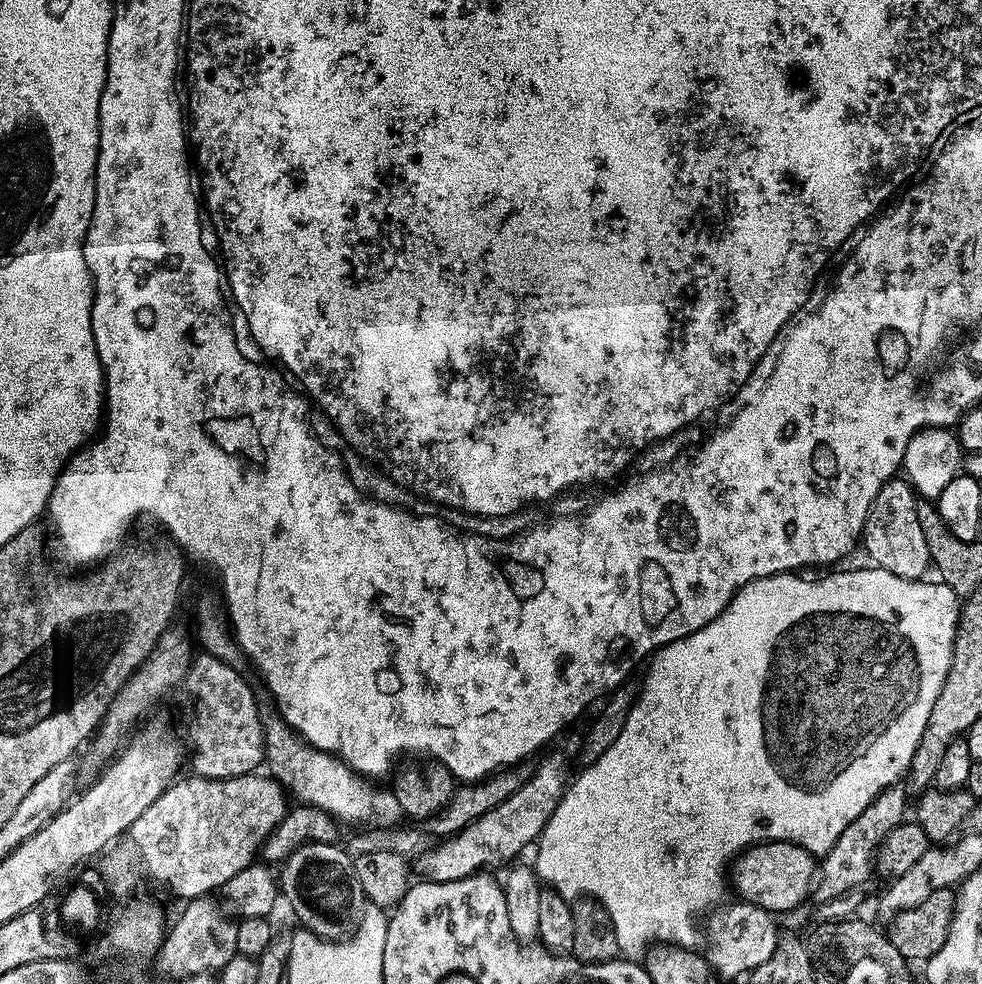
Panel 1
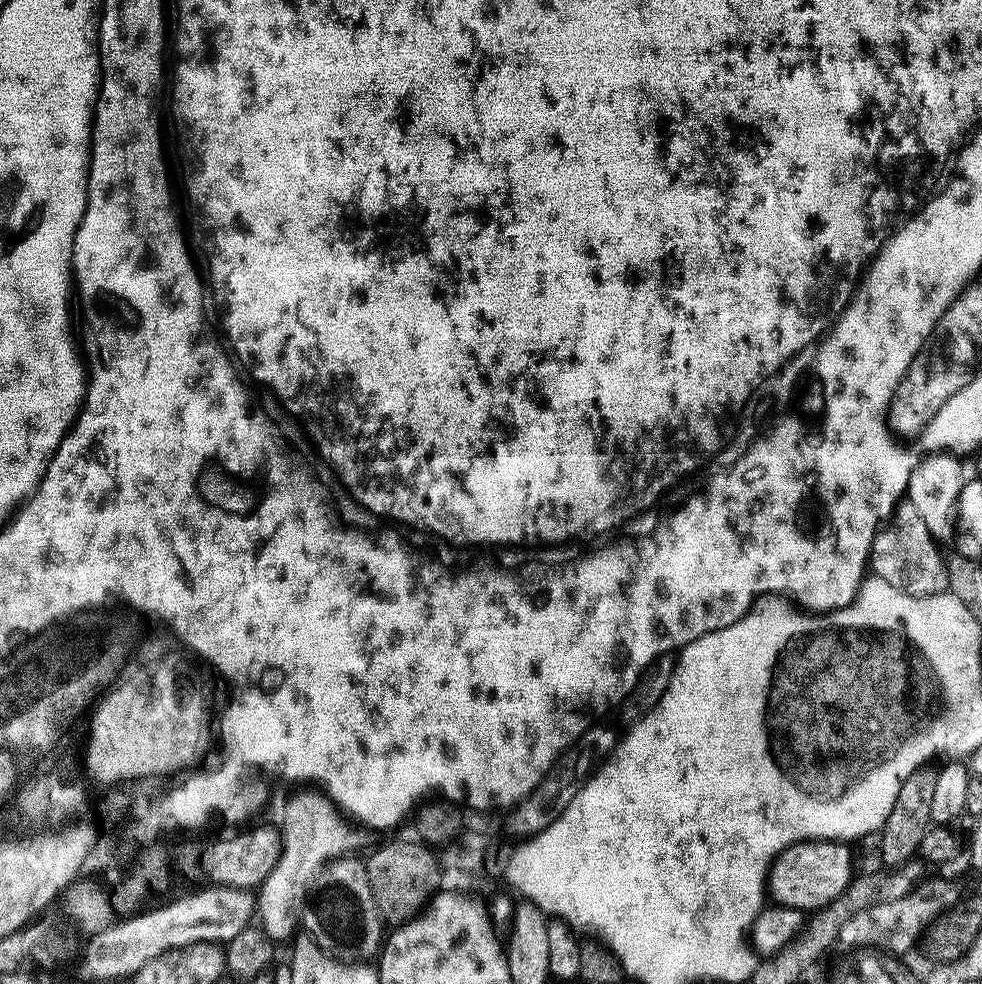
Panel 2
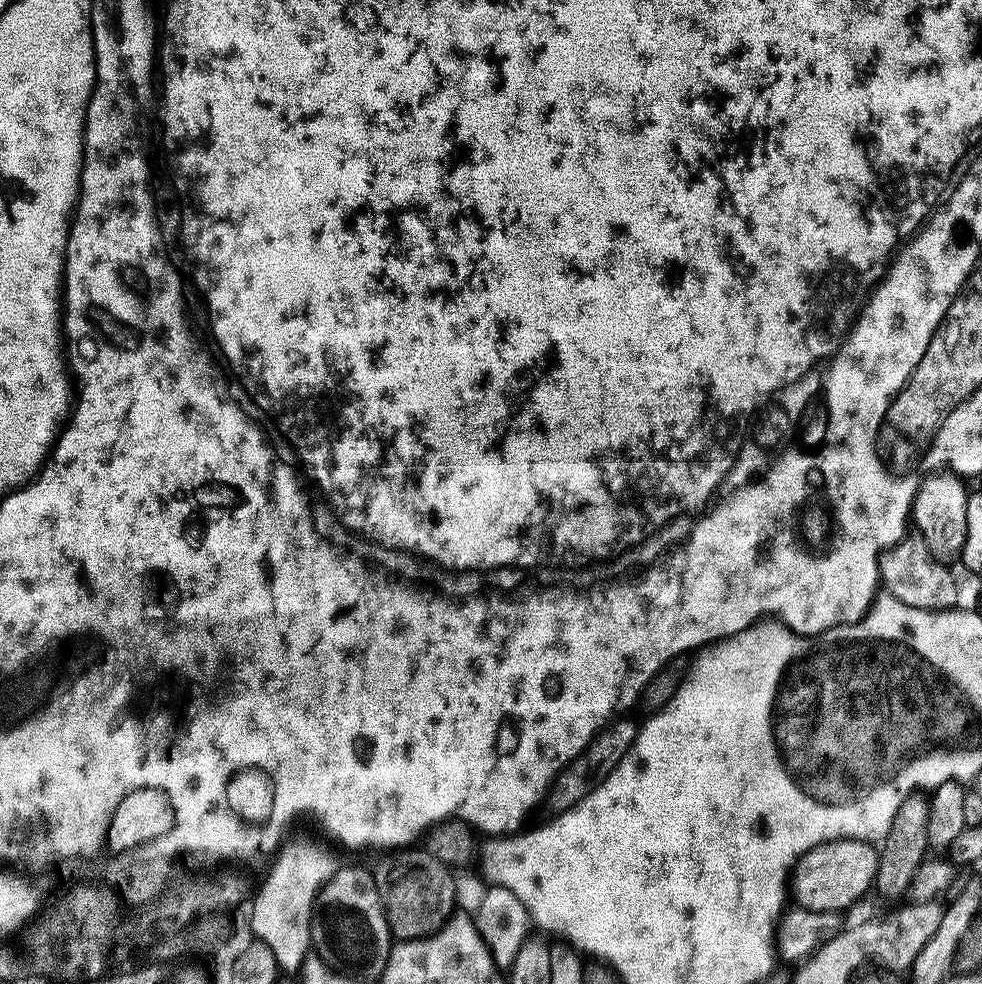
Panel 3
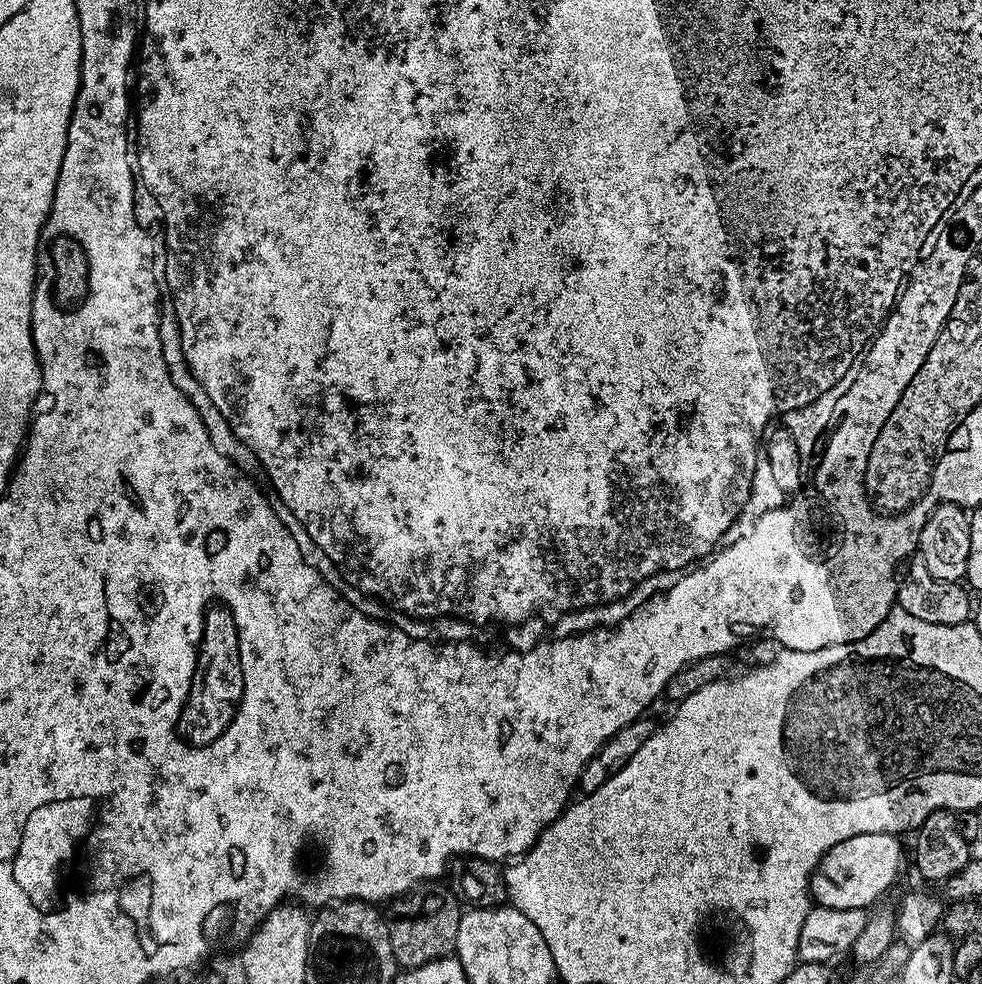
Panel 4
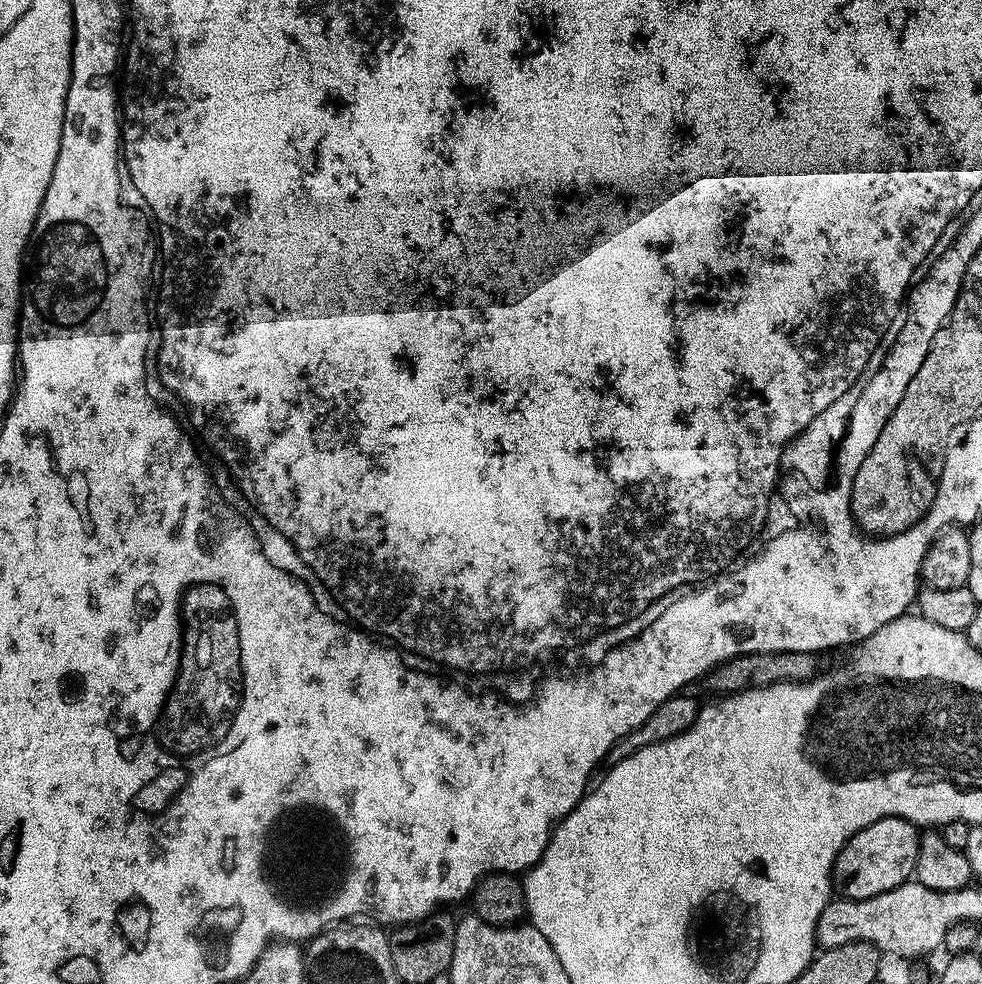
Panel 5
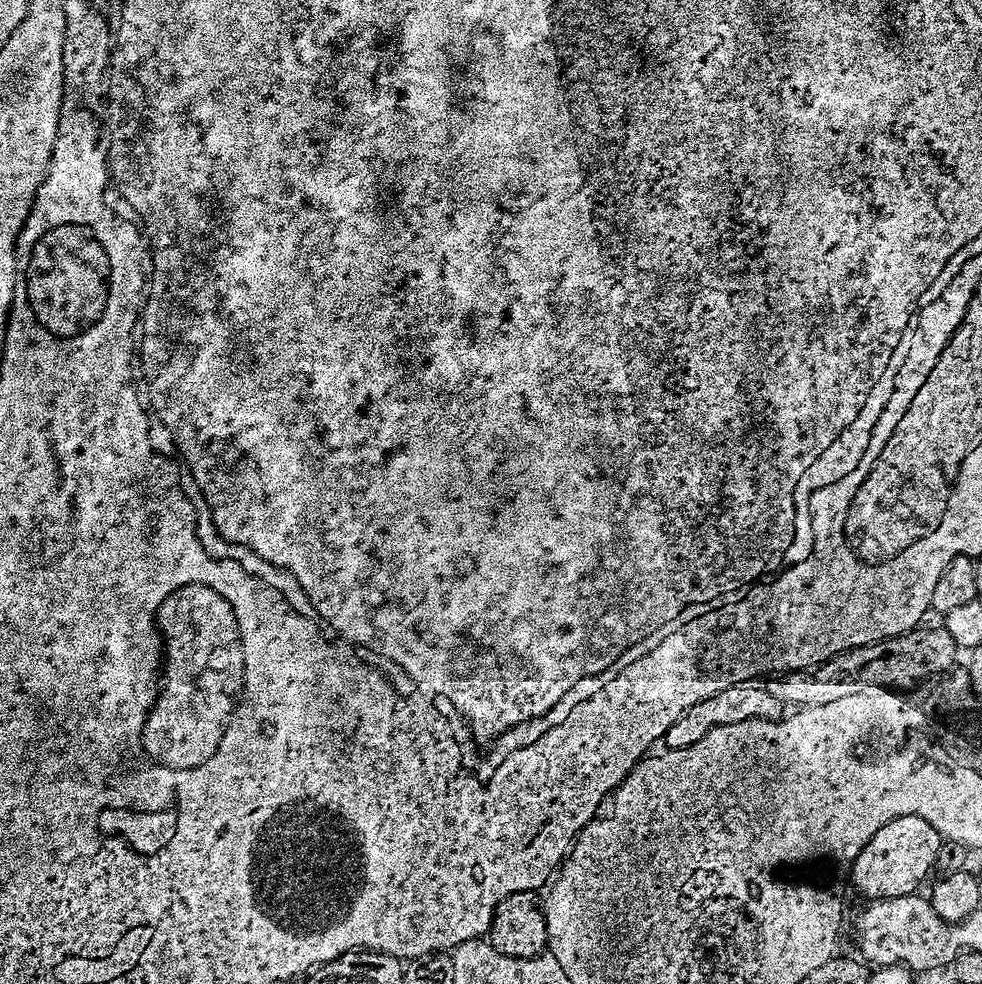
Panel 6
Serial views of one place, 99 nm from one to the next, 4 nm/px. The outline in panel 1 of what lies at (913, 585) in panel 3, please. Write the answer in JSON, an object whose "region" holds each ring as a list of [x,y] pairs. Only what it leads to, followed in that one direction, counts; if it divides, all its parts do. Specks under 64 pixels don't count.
{"region":[[[893,478],[884,484],[882,490],[878,492],[870,510],[868,517],[864,523],[862,533],[862,548],[868,551],[868,556],[875,567],[882,570],[890,570],[890,574],[894,574],[903,580],[923,580],[930,572],[932,563],[930,551],[926,548],[925,535],[922,534],[921,523],[918,522],[918,497],[915,488],[904,478]]]}

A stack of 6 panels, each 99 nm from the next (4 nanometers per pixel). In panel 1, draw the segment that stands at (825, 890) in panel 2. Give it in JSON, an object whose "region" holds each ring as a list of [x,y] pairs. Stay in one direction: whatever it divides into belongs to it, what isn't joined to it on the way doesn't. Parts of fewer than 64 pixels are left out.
{"region":[[[770,840],[766,844],[754,844],[736,857],[730,868],[730,884],[736,887],[741,901],[781,914],[798,907],[807,896],[809,899],[817,875],[818,860],[813,853],[789,840]]]}

